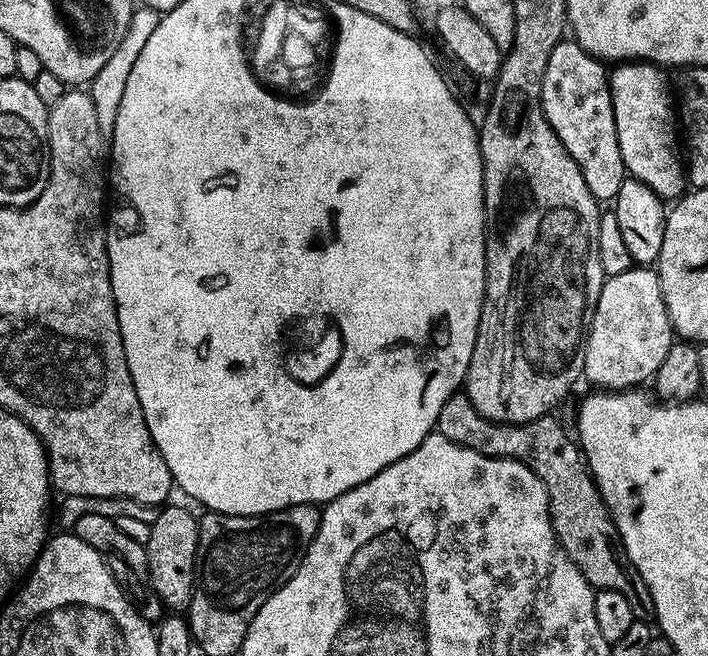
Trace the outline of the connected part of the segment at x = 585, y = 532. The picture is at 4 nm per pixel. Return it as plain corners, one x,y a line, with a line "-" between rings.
457,394
448,399
446,406
442,406
442,414
438,414
436,419
435,431
450,438
450,442
478,450
478,454
520,460
532,469
546,486
548,512
552,515
552,529
556,532
556,539
578,566
578,570
582,570
586,582
596,590
618,590
618,594
623,594
626,602
630,602
630,610
634,610
637,620
655,621
654,598
650,598
650,590
642,574
638,574
636,568
622,559
612,517
596,488
596,481
586,467
581,449
554,417
549,414
525,424
499,424
478,414
467,395

